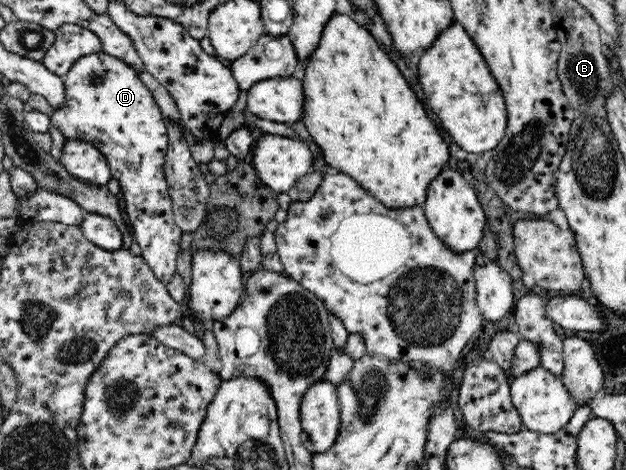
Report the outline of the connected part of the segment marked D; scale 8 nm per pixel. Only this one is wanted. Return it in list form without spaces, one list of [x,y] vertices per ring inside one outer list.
[[[103,50],[83,54],[71,64],[67,74],[63,74],[65,100],[63,100],[63,106],[55,108],[49,114],[49,120],[51,127],[61,132],[65,142],[85,141],[103,153],[111,171],[111,178],[117,180],[120,185],[125,201],[125,212],[129,216],[135,243],[141,247],[141,257],[151,267],[154,276],[167,286],[177,271],[175,266],[177,266],[177,256],[181,251],[180,239],[183,234],[174,222],[171,197],[168,194],[169,187],[164,175],[166,152],[169,146],[167,132],[170,123],[163,118],[157,101],[138,76],[139,73],[125,61]]]

